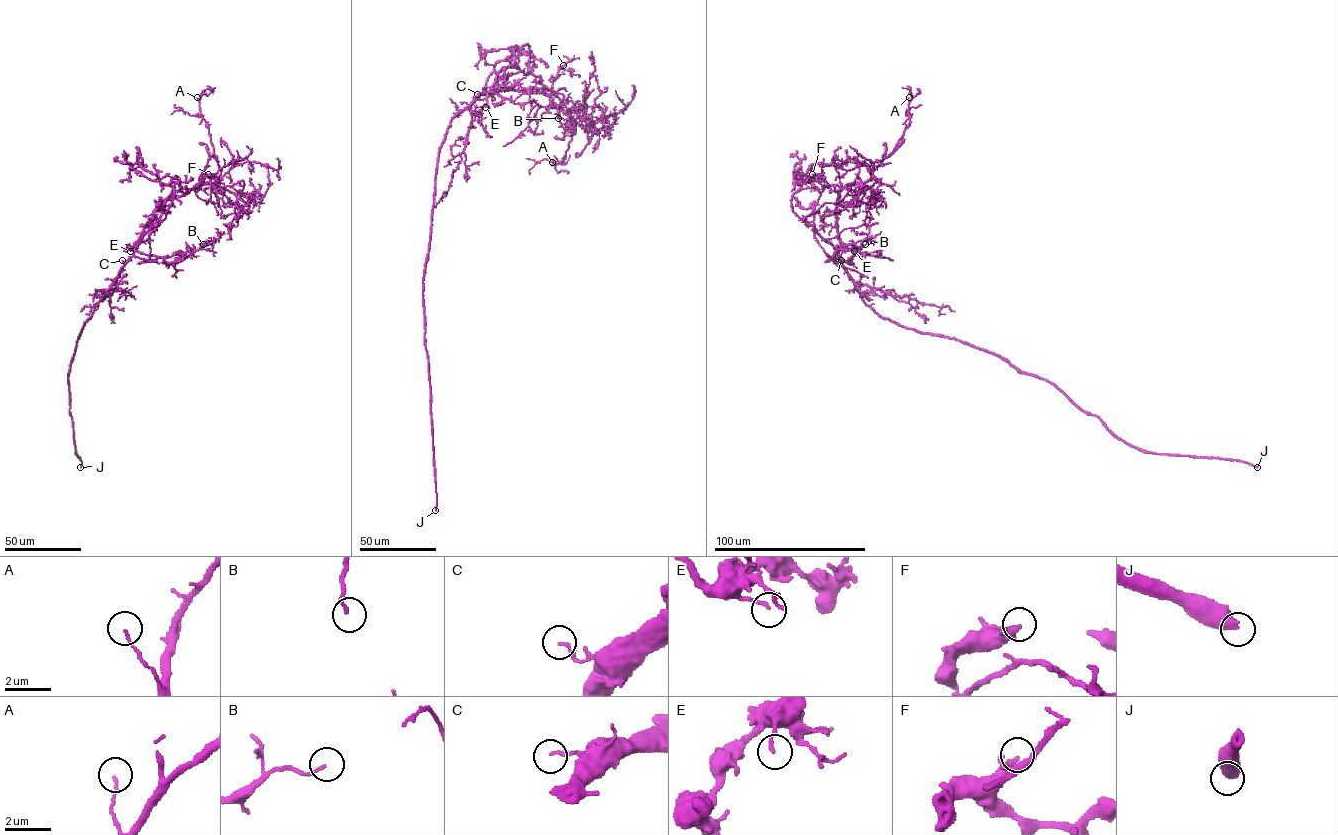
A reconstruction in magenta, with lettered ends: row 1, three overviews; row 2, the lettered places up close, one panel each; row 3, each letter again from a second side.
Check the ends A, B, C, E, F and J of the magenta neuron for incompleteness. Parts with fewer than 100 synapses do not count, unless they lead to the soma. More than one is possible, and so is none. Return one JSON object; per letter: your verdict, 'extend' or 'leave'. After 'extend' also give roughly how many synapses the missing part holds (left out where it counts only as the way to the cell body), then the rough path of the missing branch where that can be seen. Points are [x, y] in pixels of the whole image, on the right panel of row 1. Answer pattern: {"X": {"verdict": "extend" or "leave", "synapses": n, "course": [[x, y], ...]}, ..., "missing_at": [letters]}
{"A": {"verdict": "leave"}, "B": {"verdict": "leave"}, "C": {"verdict": "leave"}, "E": {"verdict": "leave"}, "F": {"verdict": "leave"}, "J": {"verdict": "extend", "synapses": 4500}, "missing_at": ["J"]}

